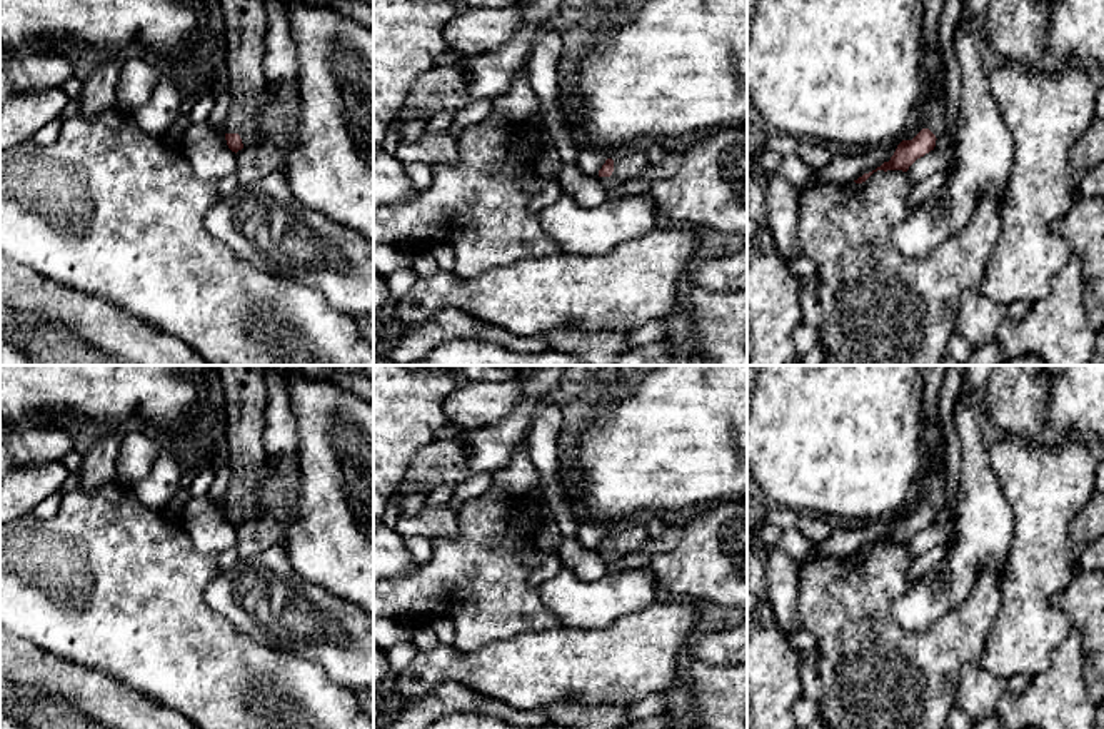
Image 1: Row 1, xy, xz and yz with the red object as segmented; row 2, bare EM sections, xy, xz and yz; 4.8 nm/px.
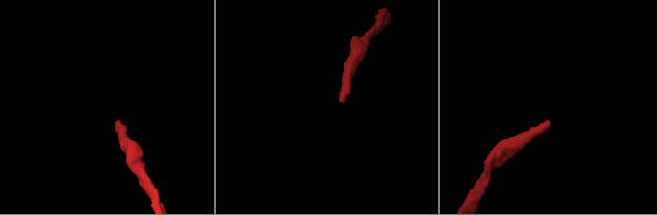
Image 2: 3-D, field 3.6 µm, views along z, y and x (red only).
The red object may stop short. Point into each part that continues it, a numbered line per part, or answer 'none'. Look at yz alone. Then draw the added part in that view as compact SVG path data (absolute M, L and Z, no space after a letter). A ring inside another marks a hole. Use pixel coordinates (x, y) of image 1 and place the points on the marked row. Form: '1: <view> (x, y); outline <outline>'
1: yz (933, 67); outline M924 0L924 32L922 32L922 77L929 87L929 97L934 98L924 128L929 128L936 138L942 135L946 125L946 67L941 47L937 43L939 18L946 0Z

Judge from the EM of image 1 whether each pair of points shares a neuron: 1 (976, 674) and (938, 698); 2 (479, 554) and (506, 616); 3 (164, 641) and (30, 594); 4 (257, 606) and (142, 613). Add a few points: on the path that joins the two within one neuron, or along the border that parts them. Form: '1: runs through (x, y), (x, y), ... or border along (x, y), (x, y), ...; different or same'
1: border along (979, 663), (961, 669), (954, 708); different
2: runs through (479, 569), (479, 583), (494, 601); same
3: runs through (130, 616), (80, 616), (64, 608); same
4: border along (219, 571), (205, 588), (204, 601), (244, 633); different

